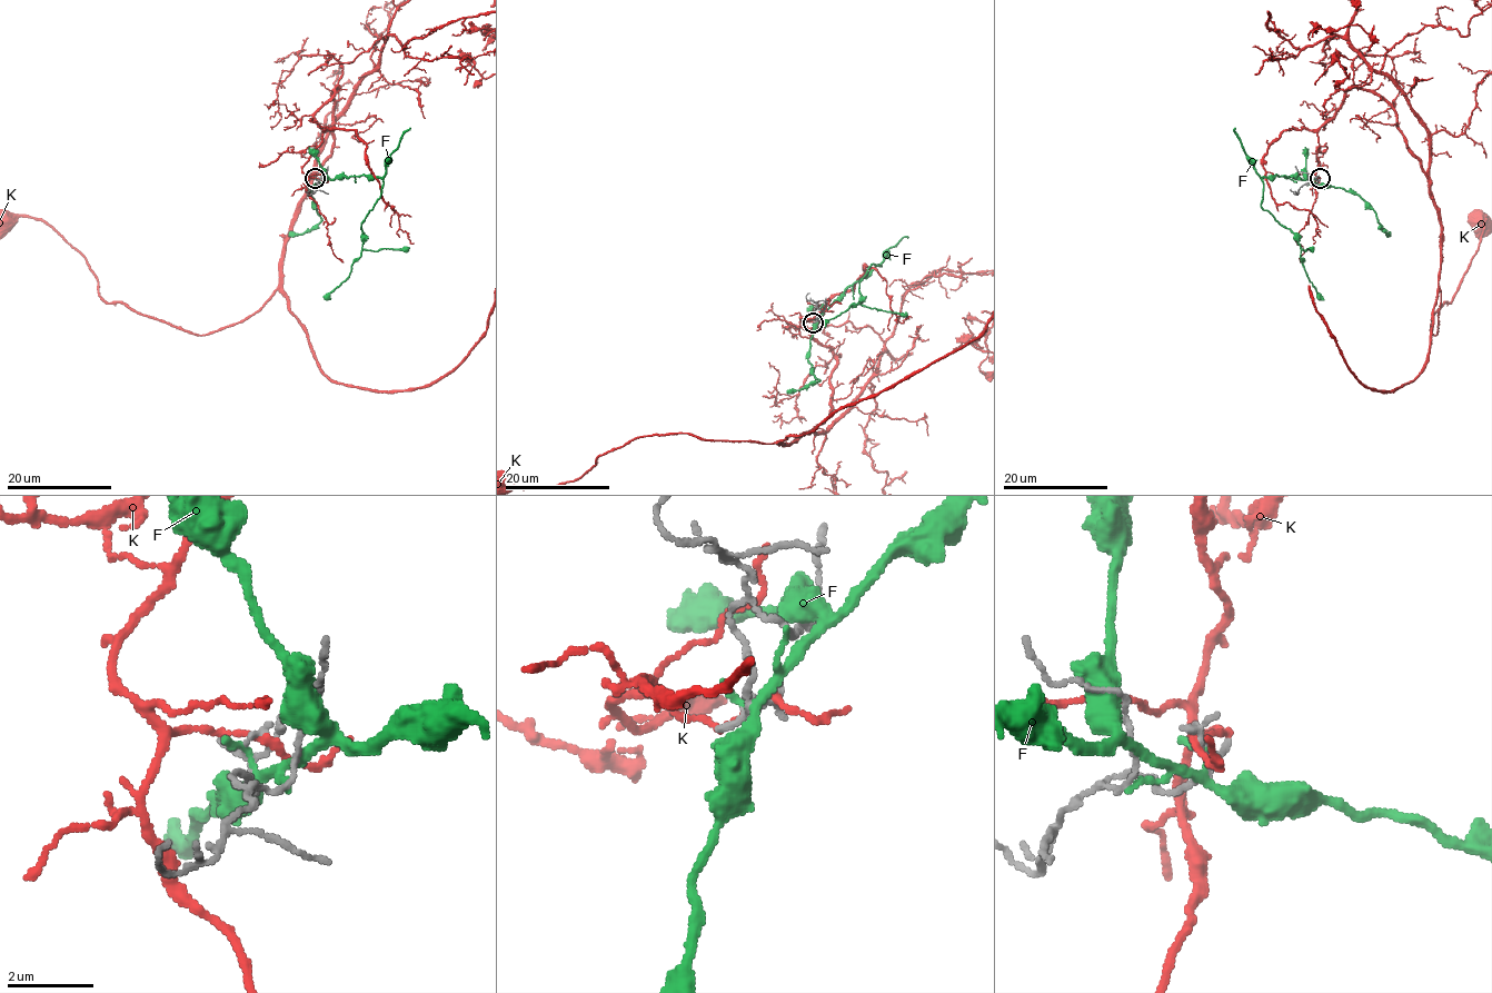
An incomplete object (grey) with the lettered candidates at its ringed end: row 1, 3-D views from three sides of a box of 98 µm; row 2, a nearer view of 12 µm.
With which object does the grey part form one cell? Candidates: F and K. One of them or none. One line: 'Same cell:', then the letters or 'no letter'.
Same cell: no letter

